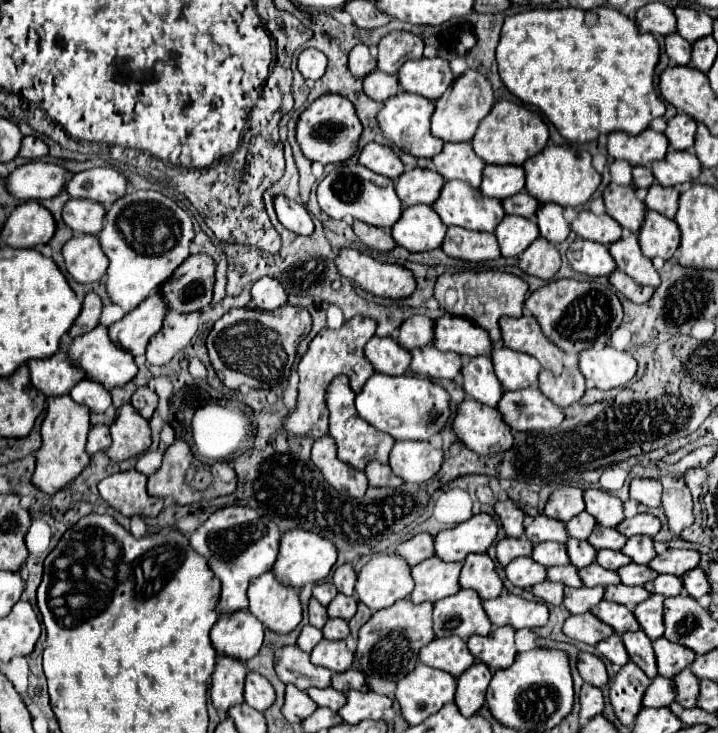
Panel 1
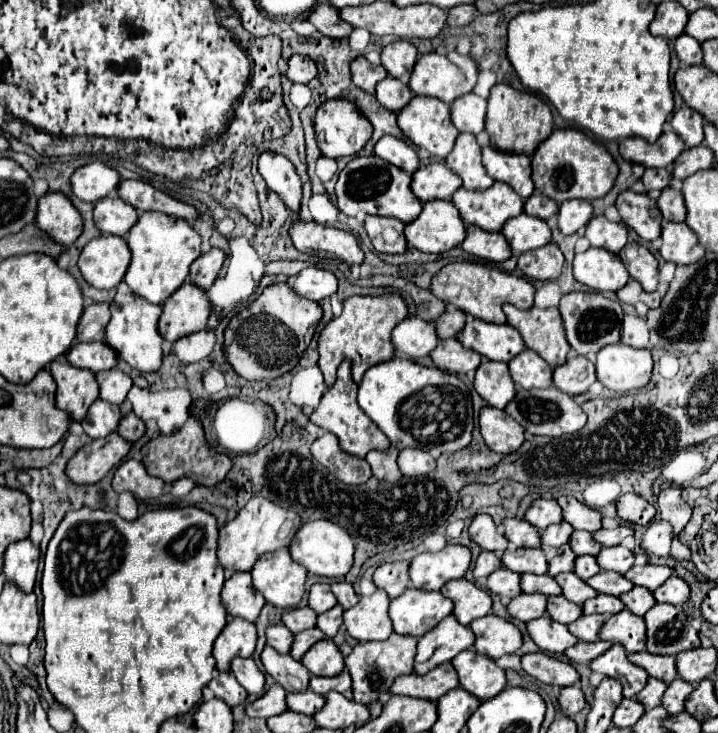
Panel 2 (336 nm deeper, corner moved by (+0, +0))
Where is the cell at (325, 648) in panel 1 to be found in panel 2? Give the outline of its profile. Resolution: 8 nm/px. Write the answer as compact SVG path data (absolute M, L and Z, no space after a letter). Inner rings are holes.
M332 640L316 642L302 658L302 664L316 676L336 676L344 668L344 658Z

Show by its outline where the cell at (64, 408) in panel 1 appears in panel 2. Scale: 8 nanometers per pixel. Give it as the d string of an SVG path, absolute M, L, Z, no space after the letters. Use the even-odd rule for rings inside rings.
M64 356L50 364L50 372L58 384L56 406L70 412L74 420L82 420L88 404L98 398L98 384L94 372L72 366Z

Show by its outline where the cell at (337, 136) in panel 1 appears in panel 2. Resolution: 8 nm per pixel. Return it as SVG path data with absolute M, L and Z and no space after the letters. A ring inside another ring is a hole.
M326 100L314 120L316 140L324 156L356 156L372 136L372 124L350 100Z

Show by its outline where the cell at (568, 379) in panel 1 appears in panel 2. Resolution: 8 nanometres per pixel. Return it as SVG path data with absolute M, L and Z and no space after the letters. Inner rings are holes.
M570 356L554 370L554 386L570 396L586 392L596 382L594 364L584 356Z

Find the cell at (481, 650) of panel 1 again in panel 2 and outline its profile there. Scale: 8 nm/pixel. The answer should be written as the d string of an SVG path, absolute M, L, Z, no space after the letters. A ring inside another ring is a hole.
M464 650L460 656L452 660L456 668L460 688L476 696L480 702L498 696L506 688L504 670L498 668L492 660L484 660L484 656L476 656L476 652Z

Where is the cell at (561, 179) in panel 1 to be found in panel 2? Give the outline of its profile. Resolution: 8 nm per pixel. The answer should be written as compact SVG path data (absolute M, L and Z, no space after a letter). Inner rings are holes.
M556 128L532 156L532 180L536 192L562 204L564 200L596 200L610 192L618 176L618 164L610 152L578 128Z

